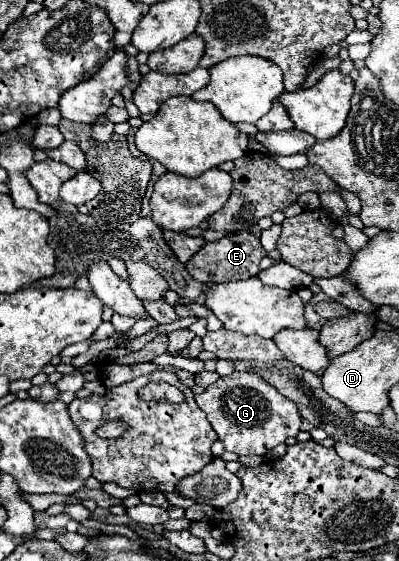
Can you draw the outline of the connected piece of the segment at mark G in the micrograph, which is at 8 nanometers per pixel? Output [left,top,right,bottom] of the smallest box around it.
[196,372,300,456]

